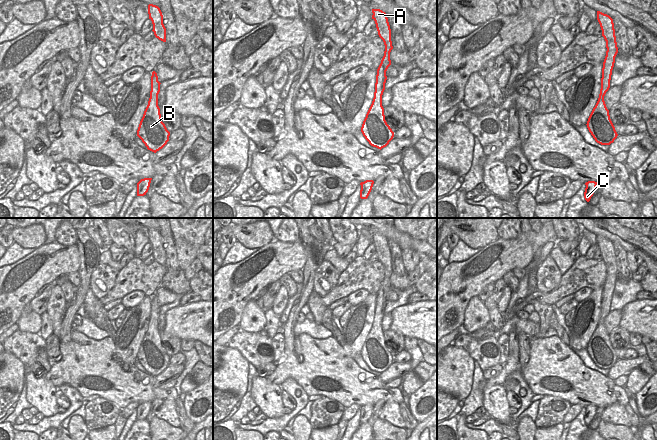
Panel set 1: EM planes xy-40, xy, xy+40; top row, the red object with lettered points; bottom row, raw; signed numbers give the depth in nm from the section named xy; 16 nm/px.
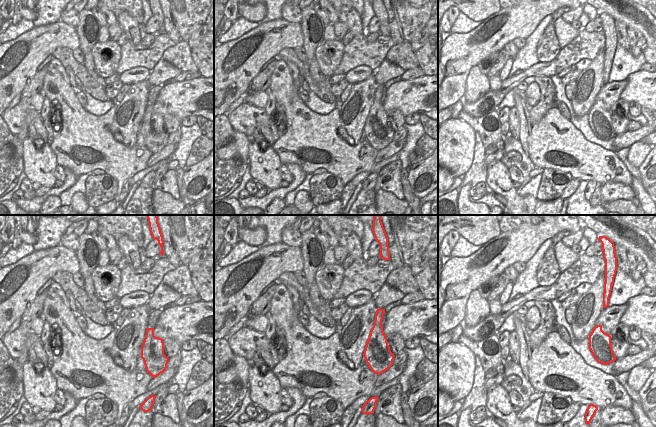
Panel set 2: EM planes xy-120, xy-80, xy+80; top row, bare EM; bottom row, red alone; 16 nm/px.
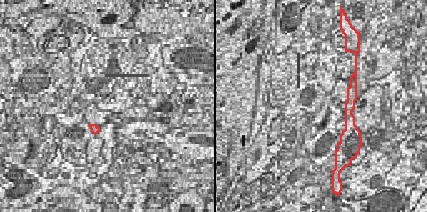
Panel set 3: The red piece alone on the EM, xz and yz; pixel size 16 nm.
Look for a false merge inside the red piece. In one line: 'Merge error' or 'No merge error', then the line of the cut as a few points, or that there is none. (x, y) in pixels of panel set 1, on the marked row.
No merge error. No split

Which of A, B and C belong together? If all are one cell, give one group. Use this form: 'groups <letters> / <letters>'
groups A B C

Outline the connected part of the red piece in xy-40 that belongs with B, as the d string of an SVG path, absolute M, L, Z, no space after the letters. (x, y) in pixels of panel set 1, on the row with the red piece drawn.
M153 71L150 98L137 130L137 136L142 140L147 149L154 153L167 144L170 136L170 132L162 122L158 106L160 84L157 73Z

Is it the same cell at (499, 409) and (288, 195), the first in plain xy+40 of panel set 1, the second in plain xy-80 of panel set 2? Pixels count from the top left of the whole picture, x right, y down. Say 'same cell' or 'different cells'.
different cells

